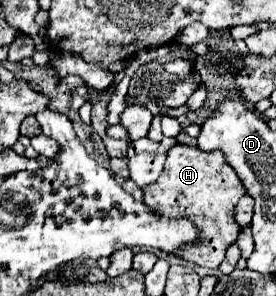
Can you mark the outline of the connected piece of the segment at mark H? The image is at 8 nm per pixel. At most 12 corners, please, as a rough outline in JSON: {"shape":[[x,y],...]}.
{"shape":[[168,151],[142,189],[164,219],[194,221],[204,241],[170,263],[218,269],[246,193],[222,151]]}

